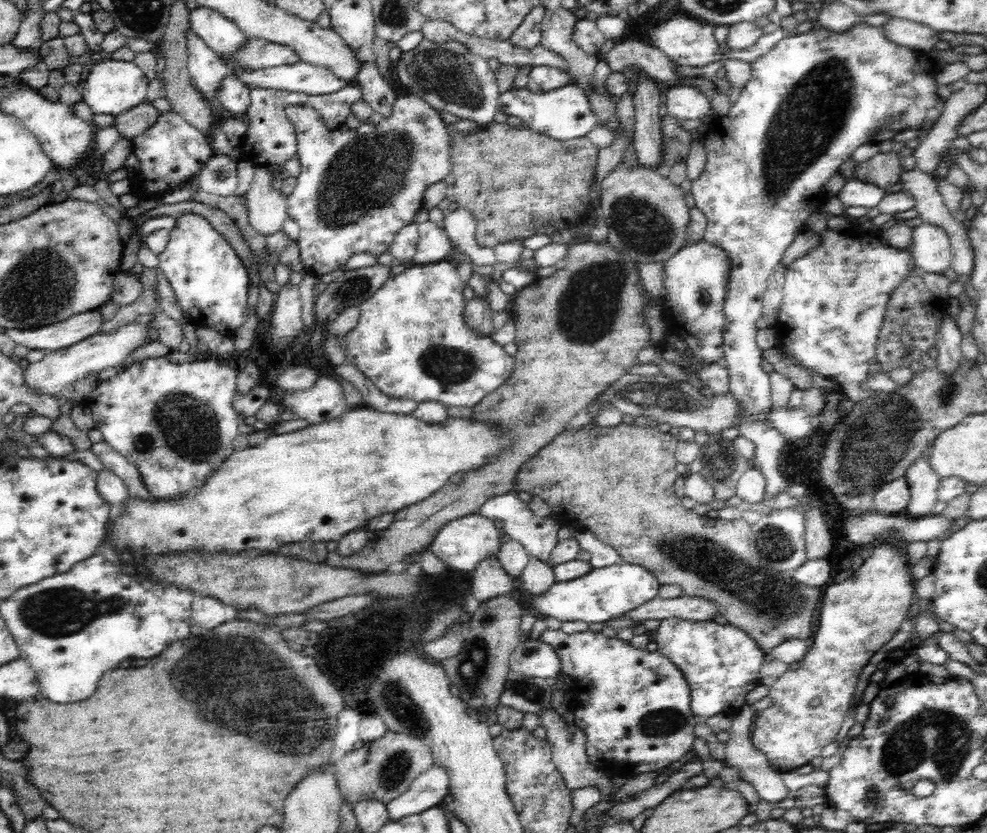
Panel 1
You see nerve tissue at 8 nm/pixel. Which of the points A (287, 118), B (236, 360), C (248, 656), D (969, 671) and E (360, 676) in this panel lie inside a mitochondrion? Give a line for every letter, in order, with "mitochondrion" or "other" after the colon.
A: other
B: other
C: mitochondrion
D: other
E: other

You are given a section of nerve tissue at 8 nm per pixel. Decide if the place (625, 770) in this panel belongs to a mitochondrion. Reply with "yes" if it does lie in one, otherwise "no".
no

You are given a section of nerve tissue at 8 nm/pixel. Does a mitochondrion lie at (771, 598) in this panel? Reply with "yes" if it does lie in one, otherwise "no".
yes

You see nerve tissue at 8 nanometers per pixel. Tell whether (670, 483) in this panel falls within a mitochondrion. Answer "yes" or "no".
no

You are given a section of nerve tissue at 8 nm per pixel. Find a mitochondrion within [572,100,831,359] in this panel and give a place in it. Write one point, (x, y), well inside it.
(642, 229)

